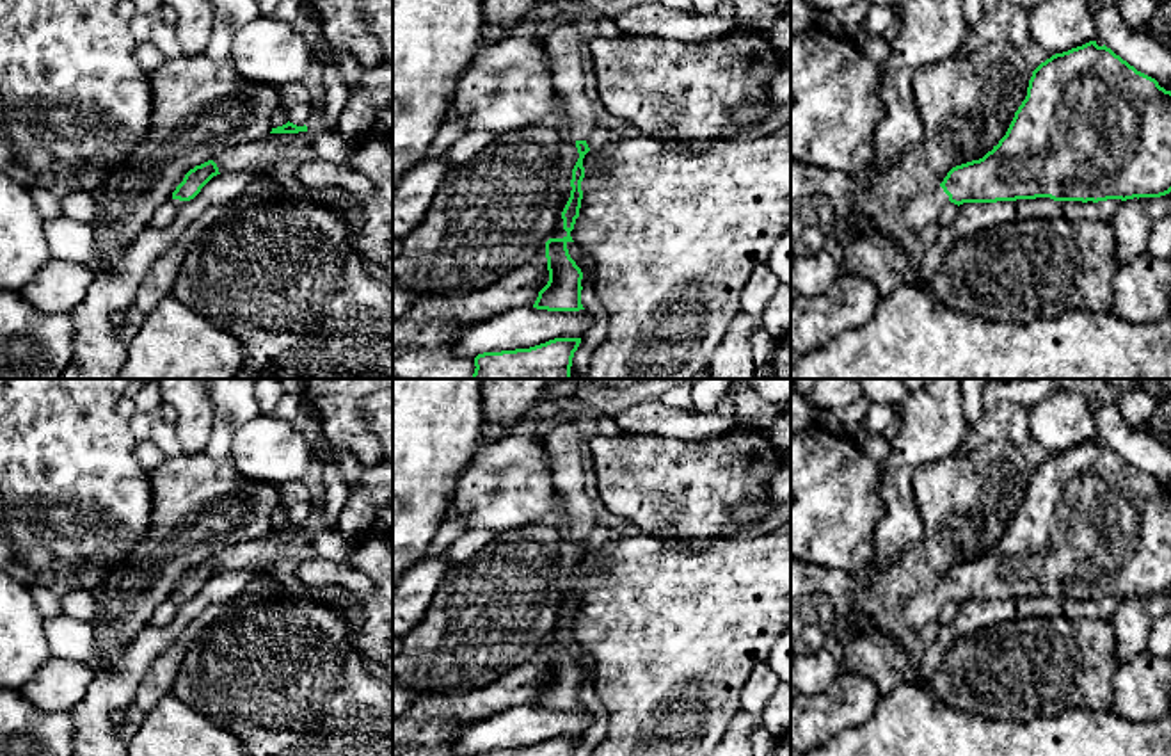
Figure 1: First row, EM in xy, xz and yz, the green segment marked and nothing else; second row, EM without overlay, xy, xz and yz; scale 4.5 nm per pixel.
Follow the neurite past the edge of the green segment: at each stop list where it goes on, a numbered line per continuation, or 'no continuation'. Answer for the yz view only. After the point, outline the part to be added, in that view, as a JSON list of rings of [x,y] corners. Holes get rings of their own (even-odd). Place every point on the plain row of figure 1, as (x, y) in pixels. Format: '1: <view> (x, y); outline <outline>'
1: yz (924, 607); outline [[[942,585],[935,589],[924,591],[915,594],[904,607],[903,607],[903,619],[912,628],[922,628],[929,621],[938,619],[942,608],[949,603],[949,594],[944,591]]]

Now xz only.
1: xz (564, 443); outline [[[572,416],[546,438],[553,484],[562,498],[562,511],[569,516],[574,539],[586,539],[597,525],[592,502],[585,493],[581,445],[579,418]]]

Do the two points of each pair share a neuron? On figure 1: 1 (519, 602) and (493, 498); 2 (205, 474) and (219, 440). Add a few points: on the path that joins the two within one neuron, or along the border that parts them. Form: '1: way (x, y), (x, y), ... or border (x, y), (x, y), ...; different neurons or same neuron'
1: border (517, 527), (496, 534); different neurons
2: border (203, 452), (219, 463), (230, 465); different neurons

